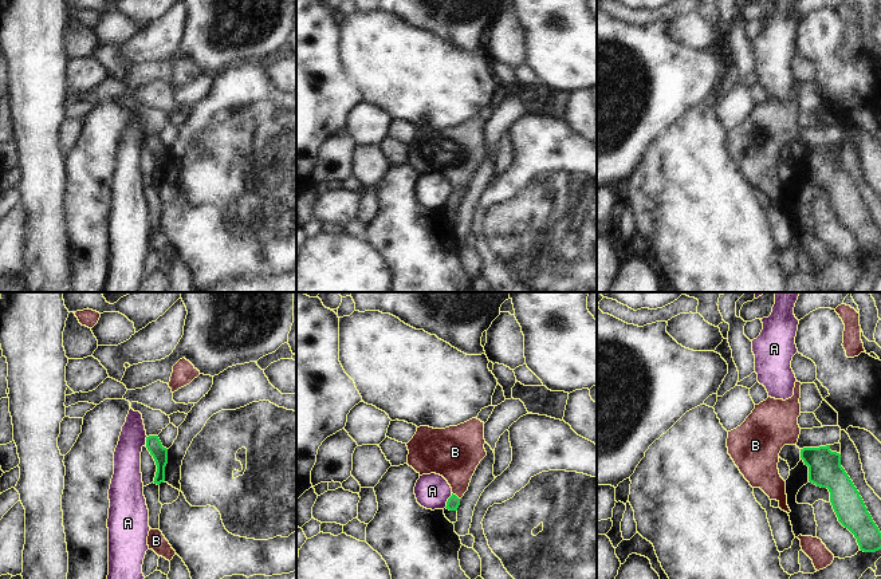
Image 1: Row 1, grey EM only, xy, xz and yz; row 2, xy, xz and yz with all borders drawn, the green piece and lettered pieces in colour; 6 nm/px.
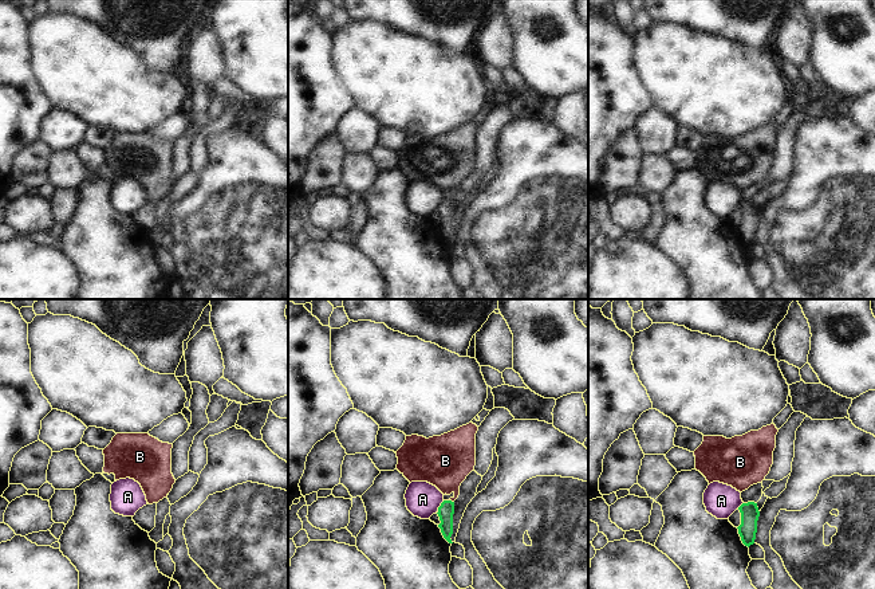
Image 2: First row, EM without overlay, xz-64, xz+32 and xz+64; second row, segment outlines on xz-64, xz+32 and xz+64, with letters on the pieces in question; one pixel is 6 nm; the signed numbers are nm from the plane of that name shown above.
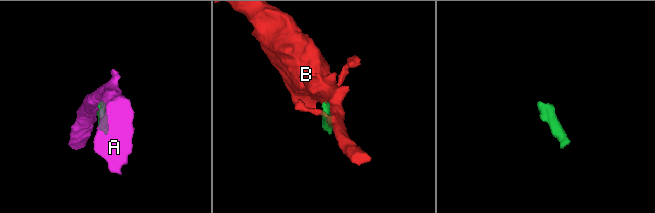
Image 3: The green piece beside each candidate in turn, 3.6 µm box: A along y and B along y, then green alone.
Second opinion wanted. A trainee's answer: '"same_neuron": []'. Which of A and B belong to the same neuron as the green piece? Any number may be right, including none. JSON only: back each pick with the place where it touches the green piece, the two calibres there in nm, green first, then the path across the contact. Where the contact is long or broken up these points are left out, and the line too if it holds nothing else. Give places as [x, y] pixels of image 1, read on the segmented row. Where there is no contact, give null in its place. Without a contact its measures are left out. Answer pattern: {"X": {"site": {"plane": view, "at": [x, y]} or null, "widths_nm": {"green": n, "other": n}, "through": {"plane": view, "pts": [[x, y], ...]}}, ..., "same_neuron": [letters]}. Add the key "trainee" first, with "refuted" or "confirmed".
{"trainee": "refuted", "B": {"site": {"plane": "xz", "at": [456, 496]}, "widths_nm": {"green": 80, "other": 300}, "through": {"plane": "xz", "pts": [[453, 501], [456, 496], [455, 455]]}}, "same_neuron": ["B"]}

